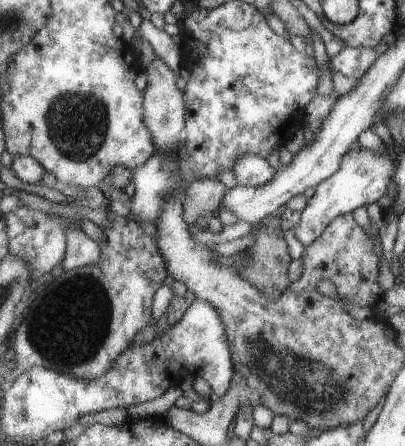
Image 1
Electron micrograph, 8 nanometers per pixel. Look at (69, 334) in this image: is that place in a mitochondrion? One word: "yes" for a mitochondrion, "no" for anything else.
yes

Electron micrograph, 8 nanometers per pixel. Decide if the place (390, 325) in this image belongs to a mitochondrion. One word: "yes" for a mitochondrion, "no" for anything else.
no

